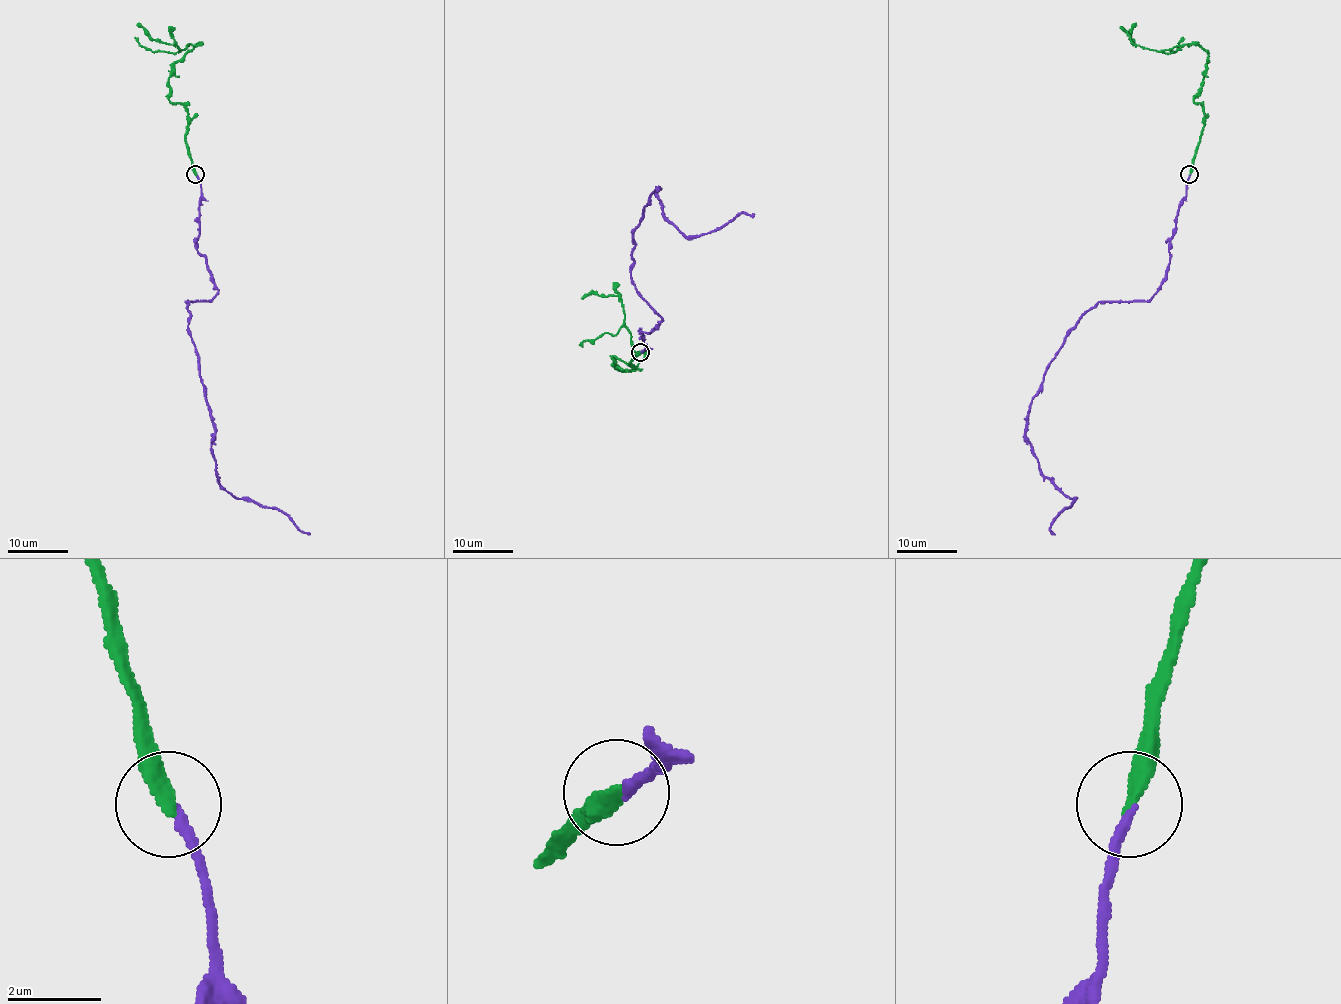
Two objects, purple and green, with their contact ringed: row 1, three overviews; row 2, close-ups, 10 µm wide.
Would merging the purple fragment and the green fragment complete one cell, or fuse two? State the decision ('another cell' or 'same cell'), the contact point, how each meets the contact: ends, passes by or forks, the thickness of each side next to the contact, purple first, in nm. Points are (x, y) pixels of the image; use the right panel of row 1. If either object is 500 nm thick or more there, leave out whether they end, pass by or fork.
same cell; place (1189, 174); purple ends; green ends; calibres 190 and 320 nm

